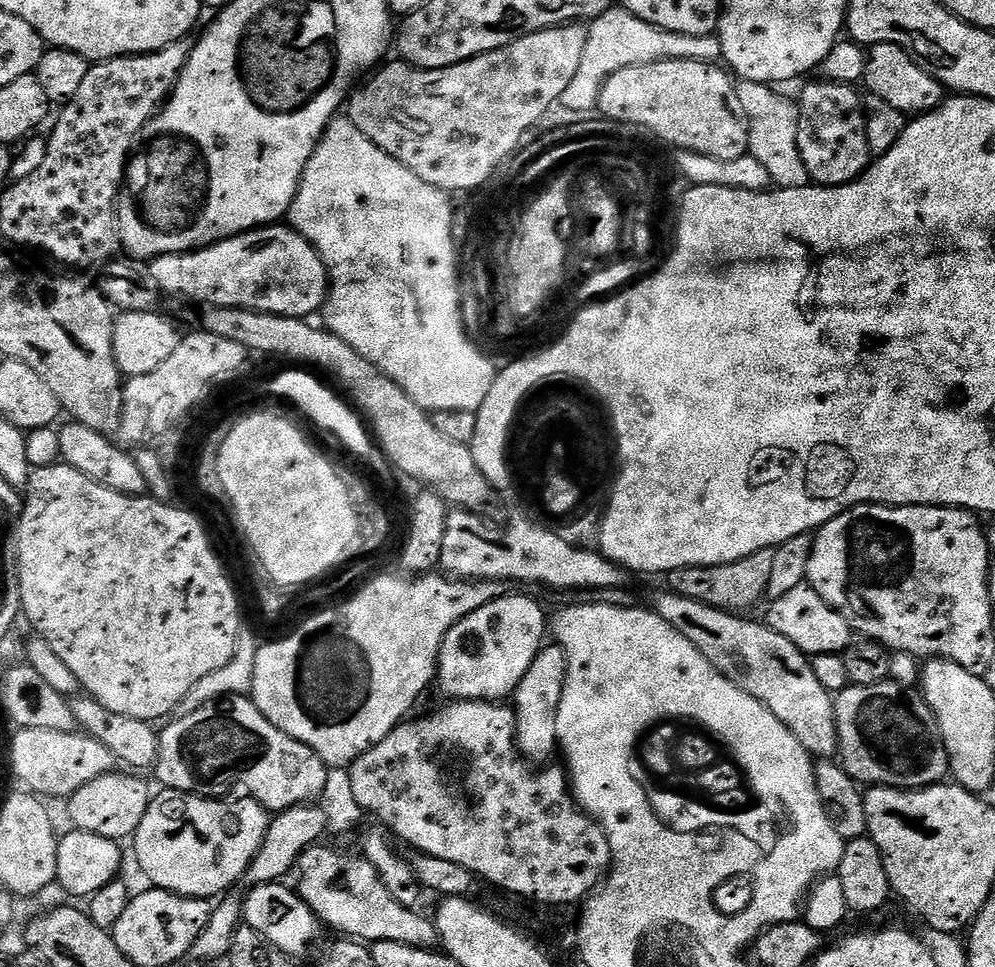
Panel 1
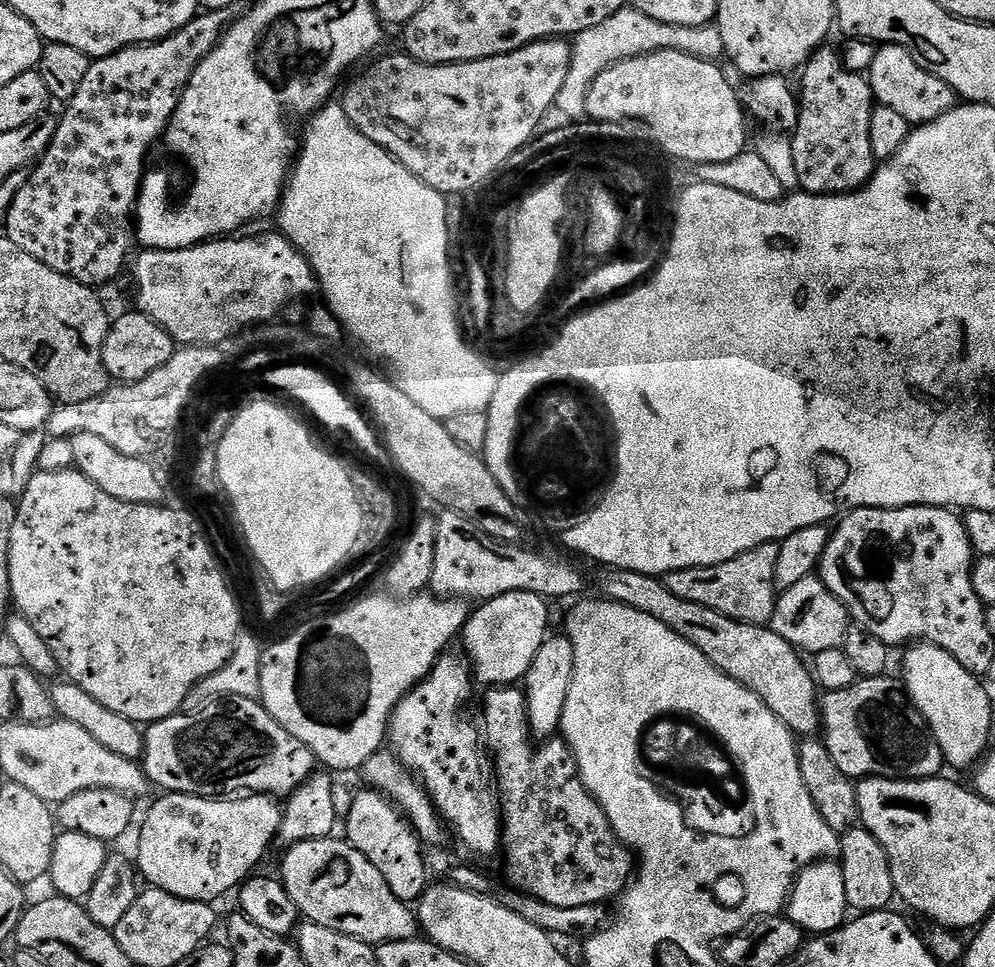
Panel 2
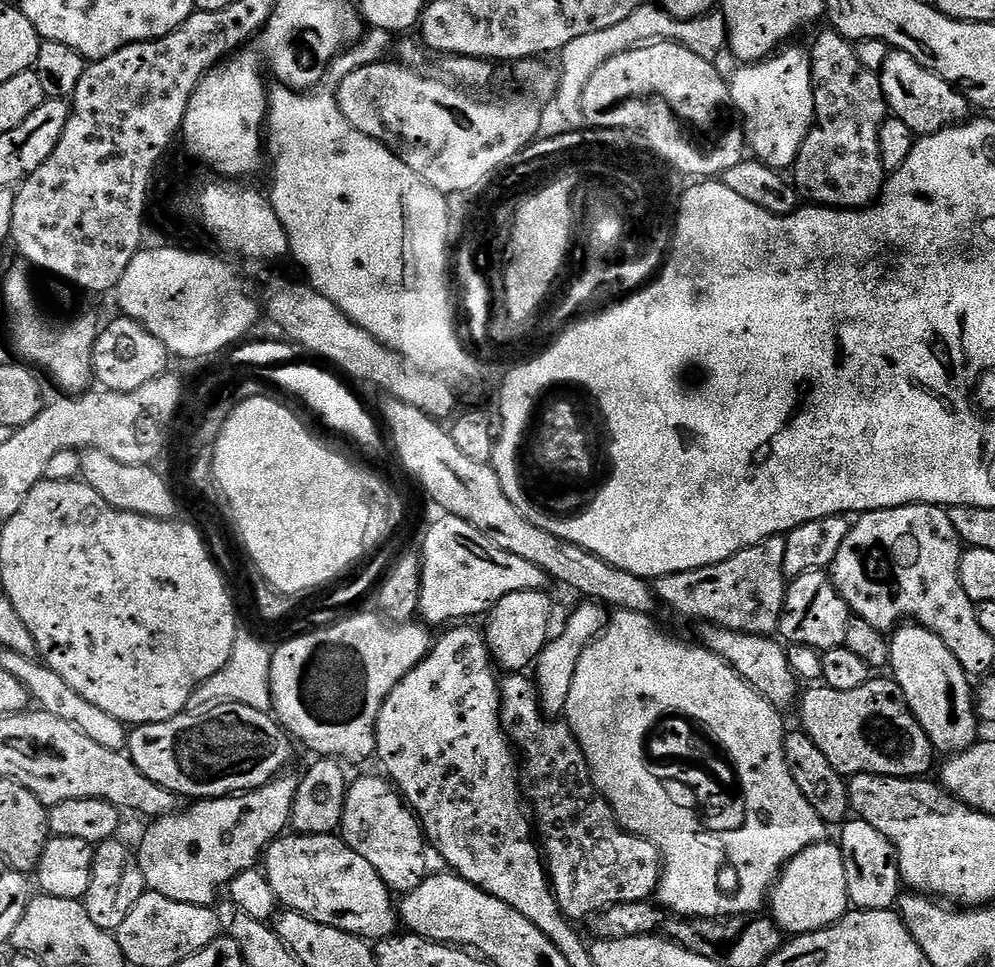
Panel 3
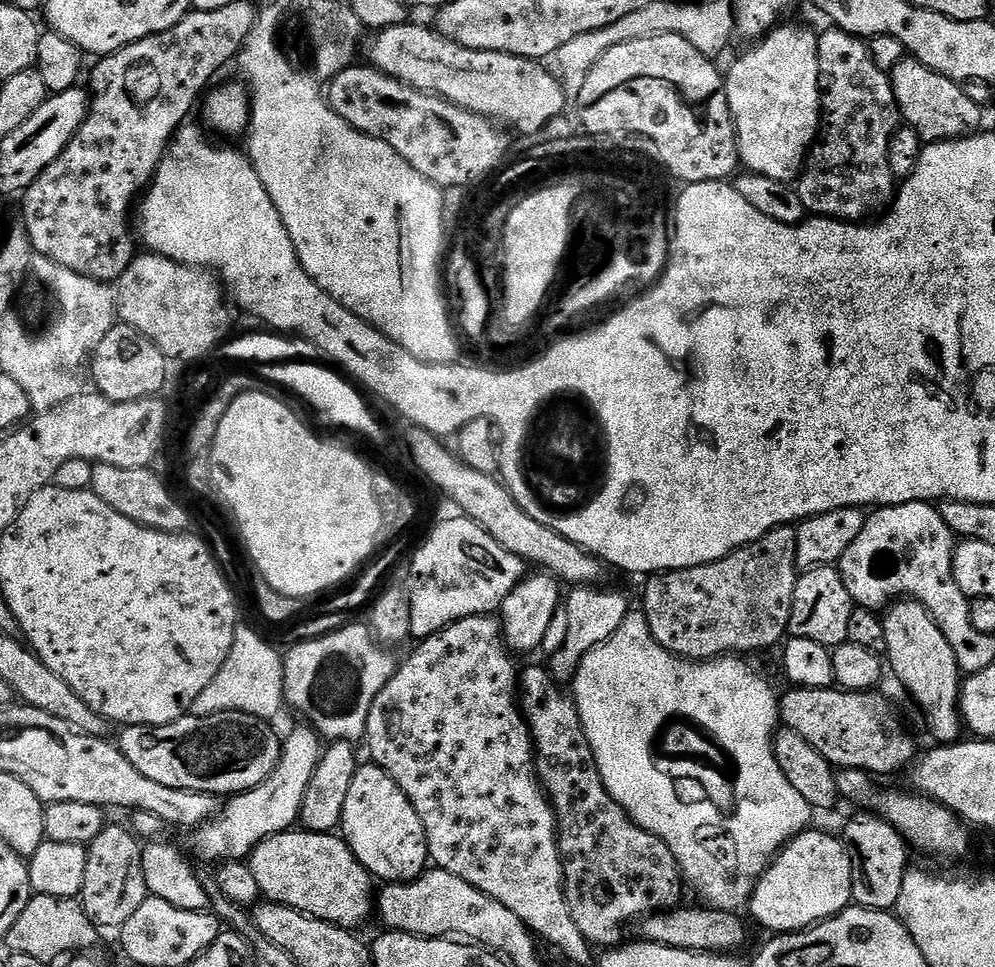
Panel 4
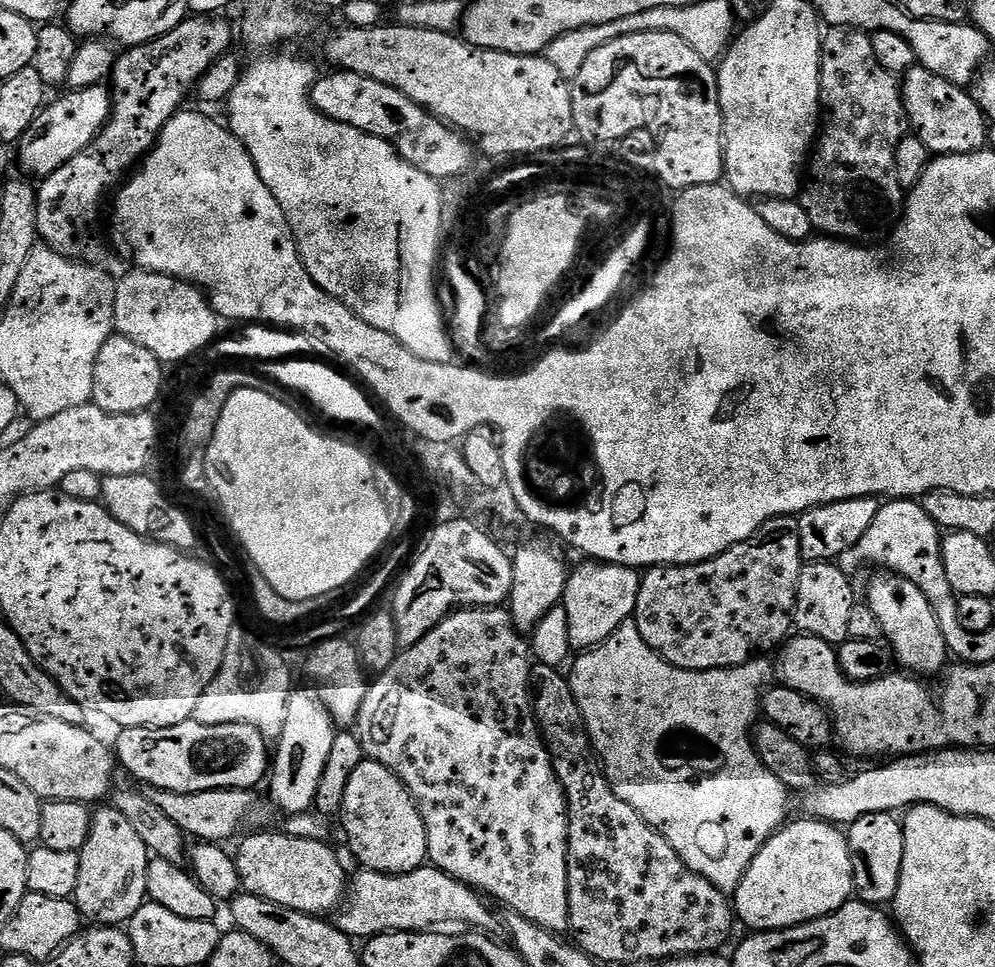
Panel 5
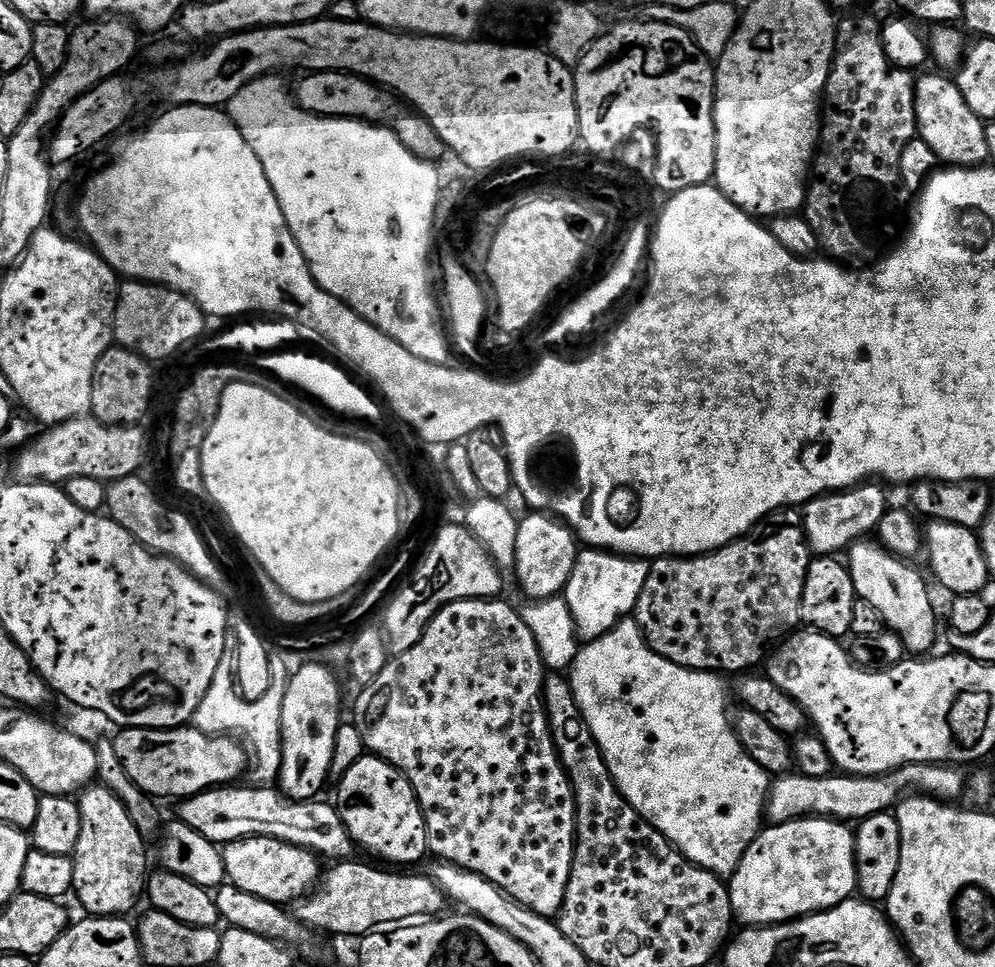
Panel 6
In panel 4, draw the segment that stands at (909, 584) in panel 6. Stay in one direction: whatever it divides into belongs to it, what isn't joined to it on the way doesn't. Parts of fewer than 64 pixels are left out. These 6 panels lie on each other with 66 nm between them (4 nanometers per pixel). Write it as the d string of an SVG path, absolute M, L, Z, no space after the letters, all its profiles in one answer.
M901 598L883 613L884 629L886 630L886 664L900 684L912 695L914 703L920 707L922 715L928 719L928 728L932 731L933 741L941 745L951 744L961 739L962 717L960 715L960 690L962 673L954 658L954 650L950 650L950 642L946 642L946 634L938 630L934 618L917 600Z

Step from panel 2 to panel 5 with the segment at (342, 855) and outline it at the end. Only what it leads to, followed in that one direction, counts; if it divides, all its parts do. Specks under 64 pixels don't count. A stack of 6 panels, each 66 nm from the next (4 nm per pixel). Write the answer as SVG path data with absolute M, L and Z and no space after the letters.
M283 830L277 832L256 832L248 836L240 844L240 849L234 852L236 869L240 875L243 891L249 896L266 898L278 906L286 906L290 910L305 912L307 916L323 917L324 912L335 913L341 907L350 887L349 877L344 877L344 868L331 848L331 843L310 838L294 838Z

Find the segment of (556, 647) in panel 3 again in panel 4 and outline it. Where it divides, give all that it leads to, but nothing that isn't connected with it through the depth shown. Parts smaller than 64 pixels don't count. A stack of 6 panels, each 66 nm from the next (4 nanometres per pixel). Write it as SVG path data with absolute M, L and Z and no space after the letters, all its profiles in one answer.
M576 586L567 593L566 603L562 608L562 618L566 622L566 640L556 652L551 653L550 671L557 684L571 685L576 678L576 671L586 654L594 650L602 642L606 642L622 626L628 616L630 605L620 592L603 592L600 586Z

